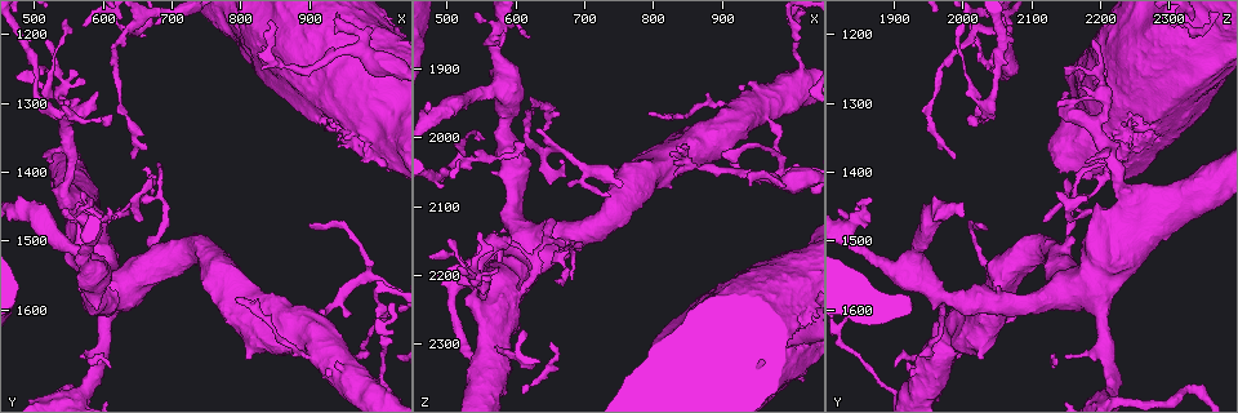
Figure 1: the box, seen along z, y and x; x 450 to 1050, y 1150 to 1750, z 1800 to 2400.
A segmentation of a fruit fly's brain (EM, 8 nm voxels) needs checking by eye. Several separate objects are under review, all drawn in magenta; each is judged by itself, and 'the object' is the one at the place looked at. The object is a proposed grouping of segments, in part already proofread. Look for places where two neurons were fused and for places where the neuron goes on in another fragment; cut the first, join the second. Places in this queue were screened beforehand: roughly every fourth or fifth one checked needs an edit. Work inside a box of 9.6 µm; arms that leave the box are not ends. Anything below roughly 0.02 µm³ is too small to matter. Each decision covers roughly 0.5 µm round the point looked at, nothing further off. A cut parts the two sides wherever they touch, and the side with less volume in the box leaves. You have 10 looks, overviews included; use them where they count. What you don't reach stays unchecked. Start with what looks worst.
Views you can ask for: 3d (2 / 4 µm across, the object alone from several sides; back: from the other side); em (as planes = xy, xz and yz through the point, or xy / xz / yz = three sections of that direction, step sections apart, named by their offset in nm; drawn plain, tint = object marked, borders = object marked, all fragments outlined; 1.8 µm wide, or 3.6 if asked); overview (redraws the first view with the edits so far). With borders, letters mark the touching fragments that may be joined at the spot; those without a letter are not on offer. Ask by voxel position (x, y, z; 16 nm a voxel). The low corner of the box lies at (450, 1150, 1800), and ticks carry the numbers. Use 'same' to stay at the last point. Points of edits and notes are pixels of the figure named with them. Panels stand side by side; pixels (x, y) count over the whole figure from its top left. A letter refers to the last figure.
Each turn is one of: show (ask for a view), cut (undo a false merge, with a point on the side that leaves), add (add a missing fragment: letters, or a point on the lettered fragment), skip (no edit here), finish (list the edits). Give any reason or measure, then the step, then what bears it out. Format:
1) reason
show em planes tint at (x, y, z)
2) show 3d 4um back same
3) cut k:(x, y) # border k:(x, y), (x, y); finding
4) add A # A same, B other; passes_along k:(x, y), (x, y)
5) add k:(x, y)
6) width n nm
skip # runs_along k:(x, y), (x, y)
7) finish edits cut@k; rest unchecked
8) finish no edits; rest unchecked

end of a long branch
show em yz step 16 borders at (645, 1380, 1985)

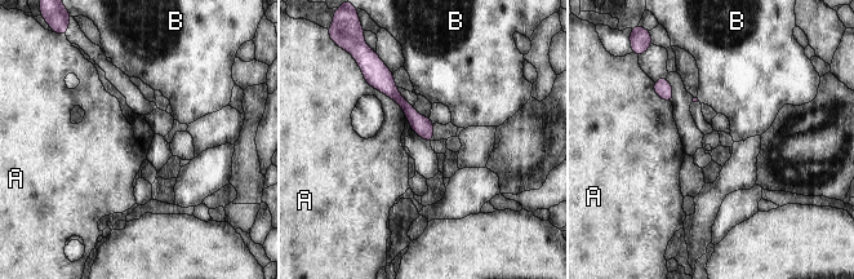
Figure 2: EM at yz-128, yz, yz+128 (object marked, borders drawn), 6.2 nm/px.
skip # A other, B other; runs_along 2:(374, 80), (409, 110), (430, 138); none of them fits

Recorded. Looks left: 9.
tapers out
show em yz step 4 borders at (835, 1215, 2055)

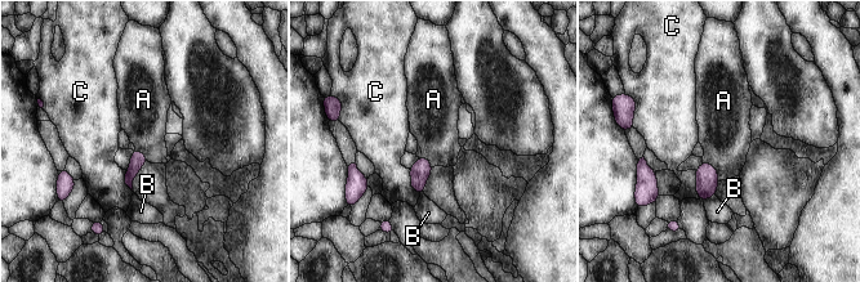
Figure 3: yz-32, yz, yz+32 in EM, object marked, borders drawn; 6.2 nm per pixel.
skip # A other, B other, C other; border 3:(703, 161), (716, 168), (720, 180); none of them fits

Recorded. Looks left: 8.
abrupt turn
show 3d 4um at (510, 1300, 2035)

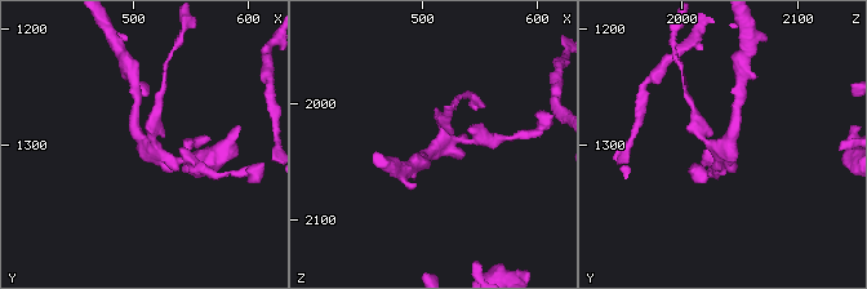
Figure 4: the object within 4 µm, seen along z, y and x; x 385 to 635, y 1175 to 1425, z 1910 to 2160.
now the EM
show em xz step 4 borders at (516, 1304, 2034)

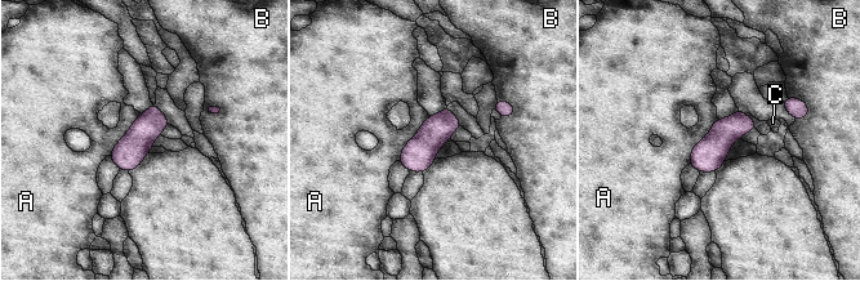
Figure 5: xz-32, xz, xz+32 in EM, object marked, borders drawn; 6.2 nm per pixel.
show em planes borders same

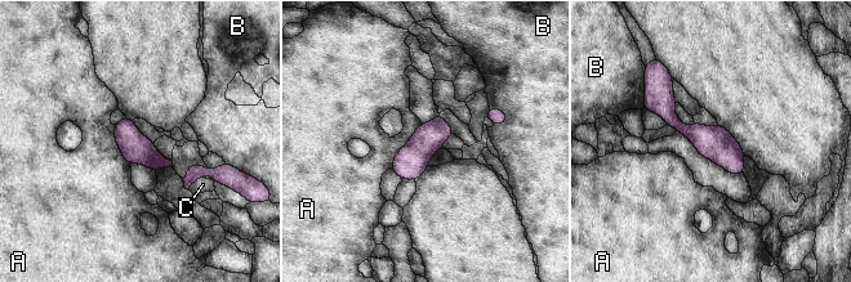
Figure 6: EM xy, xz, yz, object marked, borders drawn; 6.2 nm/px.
skip # A other, B other, C other; border 6:(422, 124), (396, 153), (390, 168); all the same neuron

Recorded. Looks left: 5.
three arms meet
show em xy step 16 borders at (985, 1550, 2055)

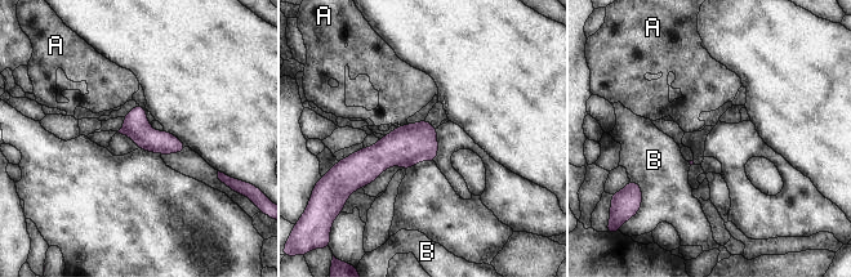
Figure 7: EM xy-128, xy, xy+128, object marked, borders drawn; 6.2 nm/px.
another direction
show em planes borders same

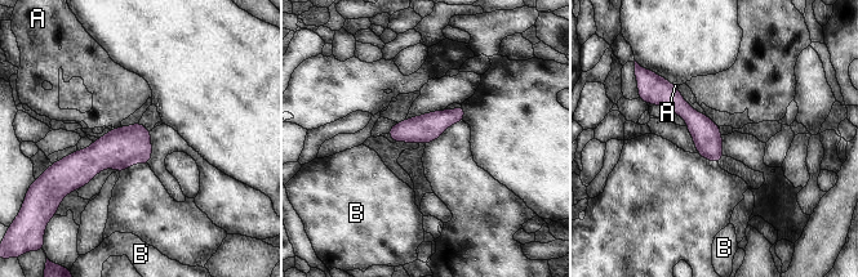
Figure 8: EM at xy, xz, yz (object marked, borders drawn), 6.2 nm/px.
width 180 nm
skip # A other, B other; border 8:(121, 126), (114, 128); continuous, no second neuron

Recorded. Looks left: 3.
finish no edits; rest unchecked

